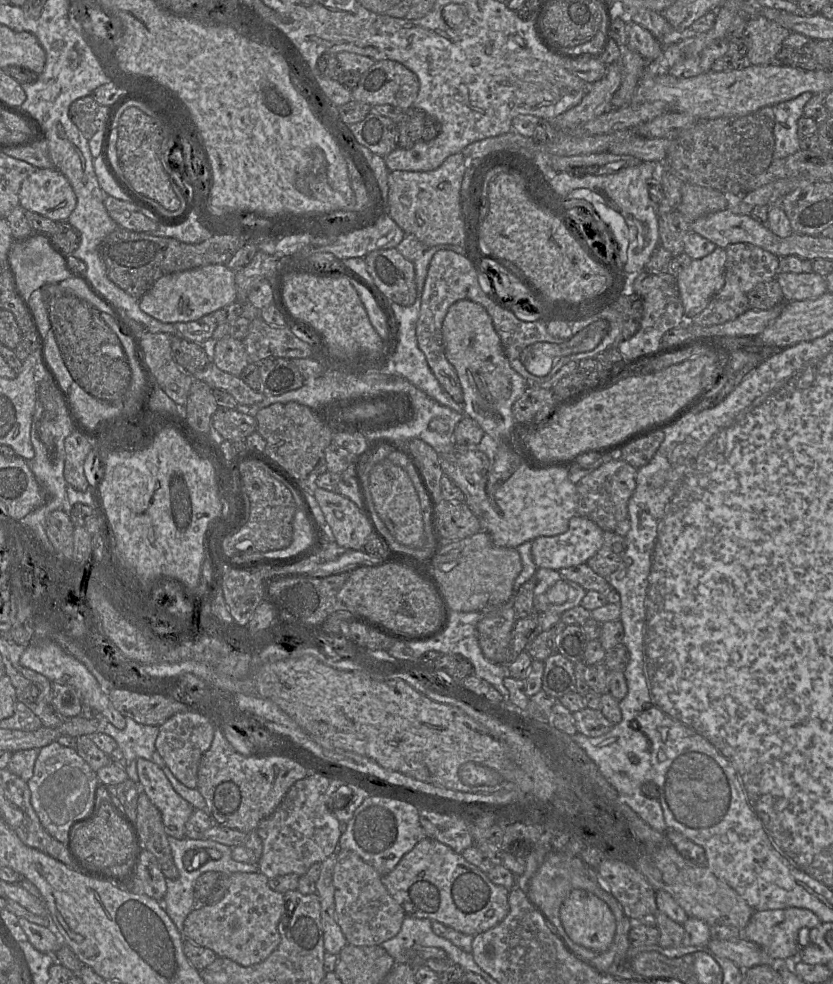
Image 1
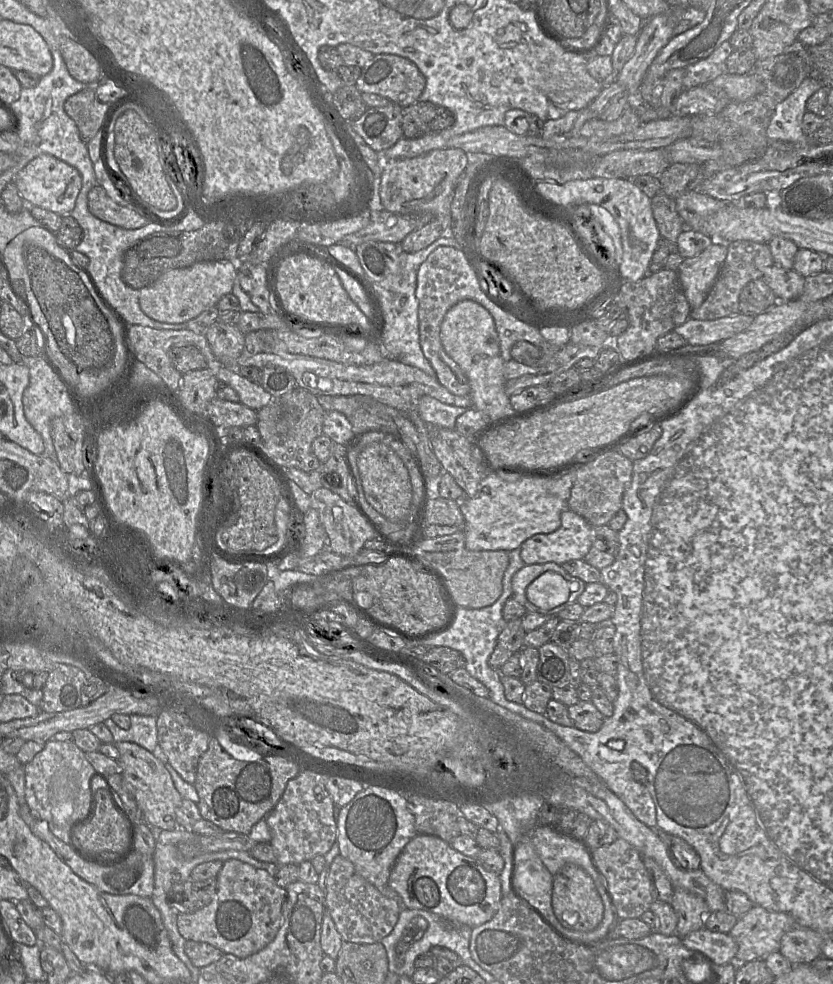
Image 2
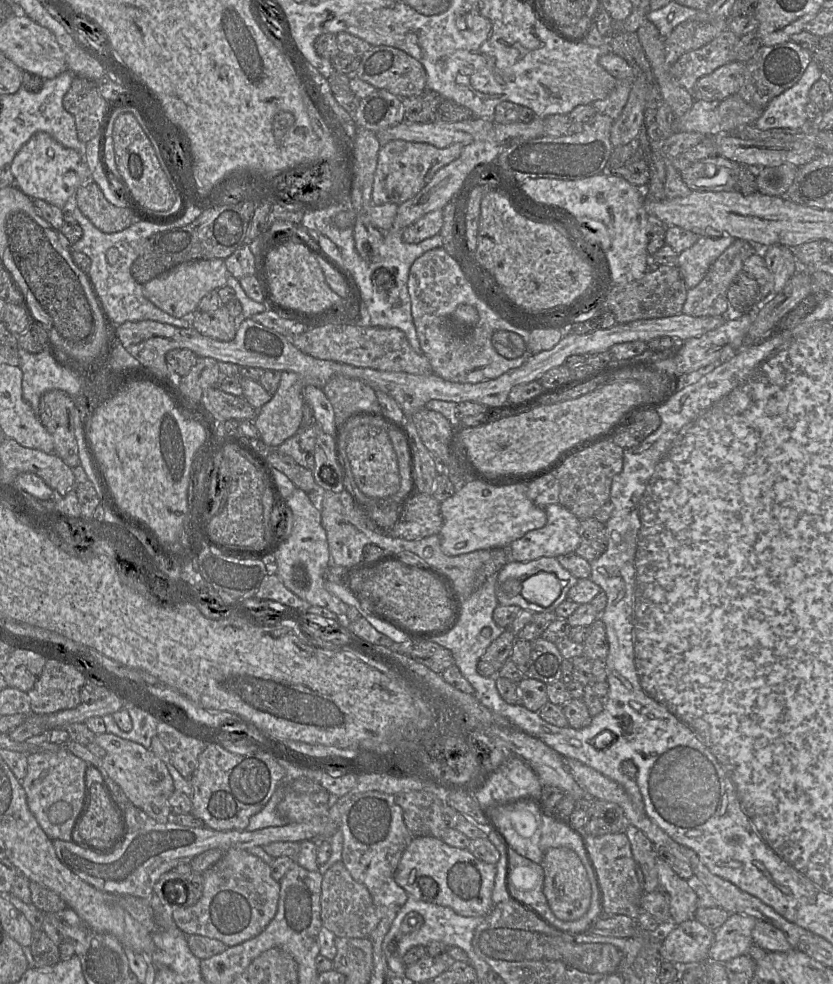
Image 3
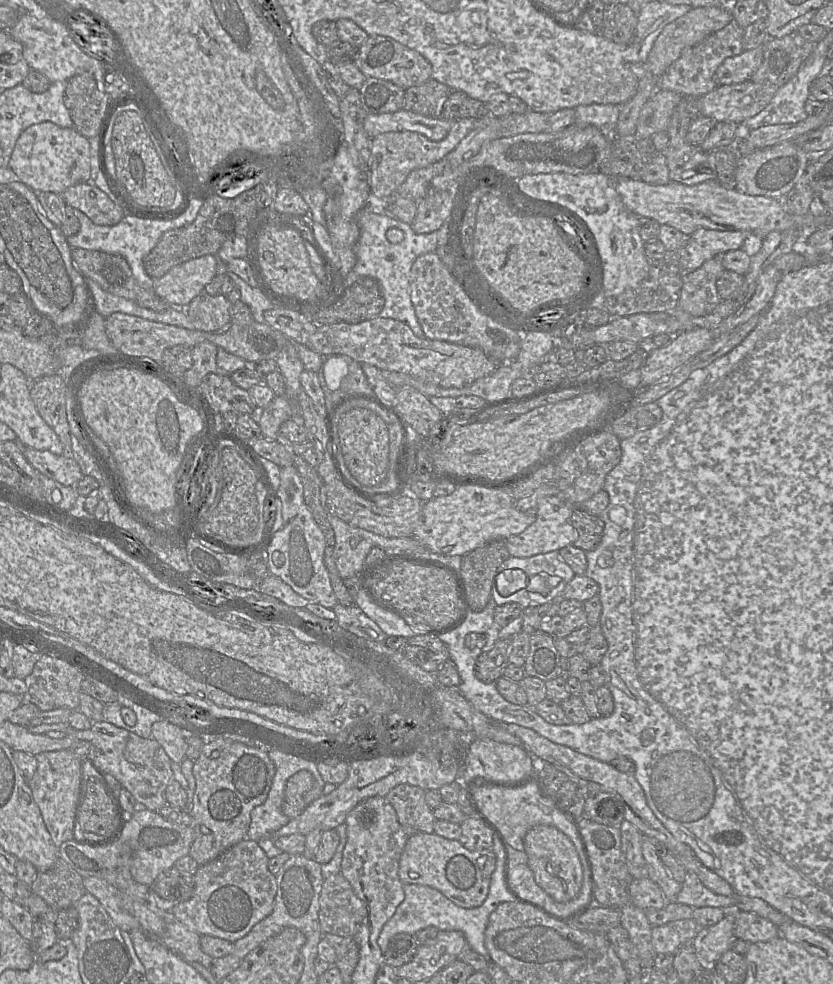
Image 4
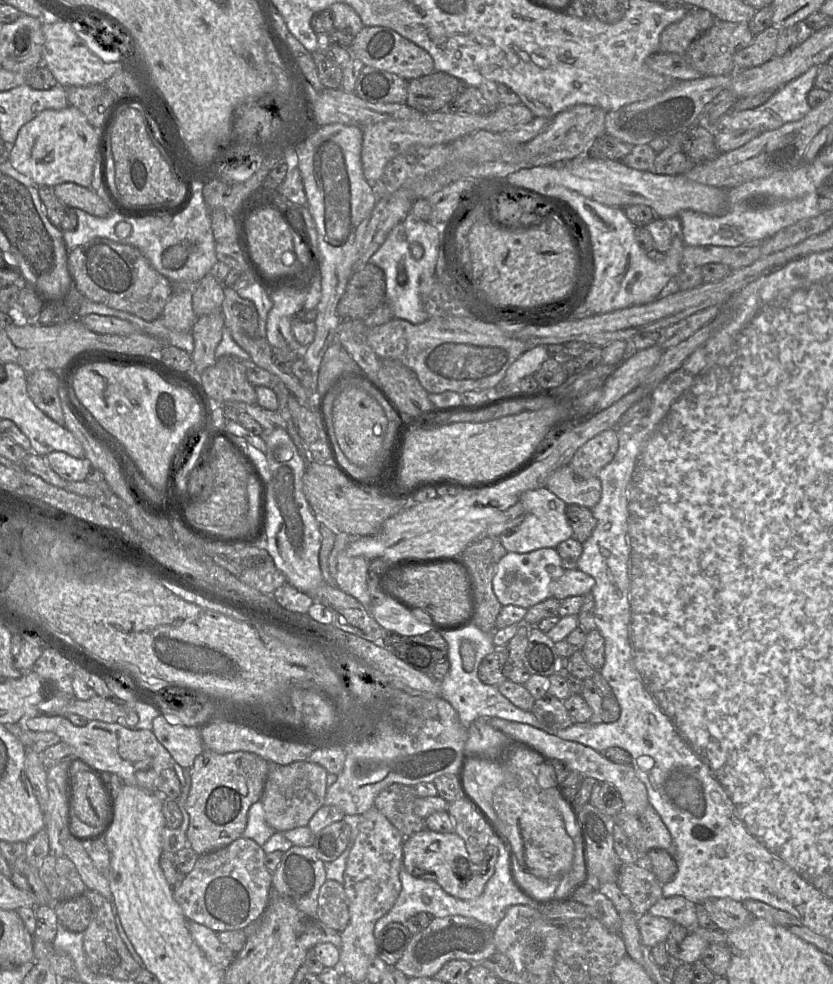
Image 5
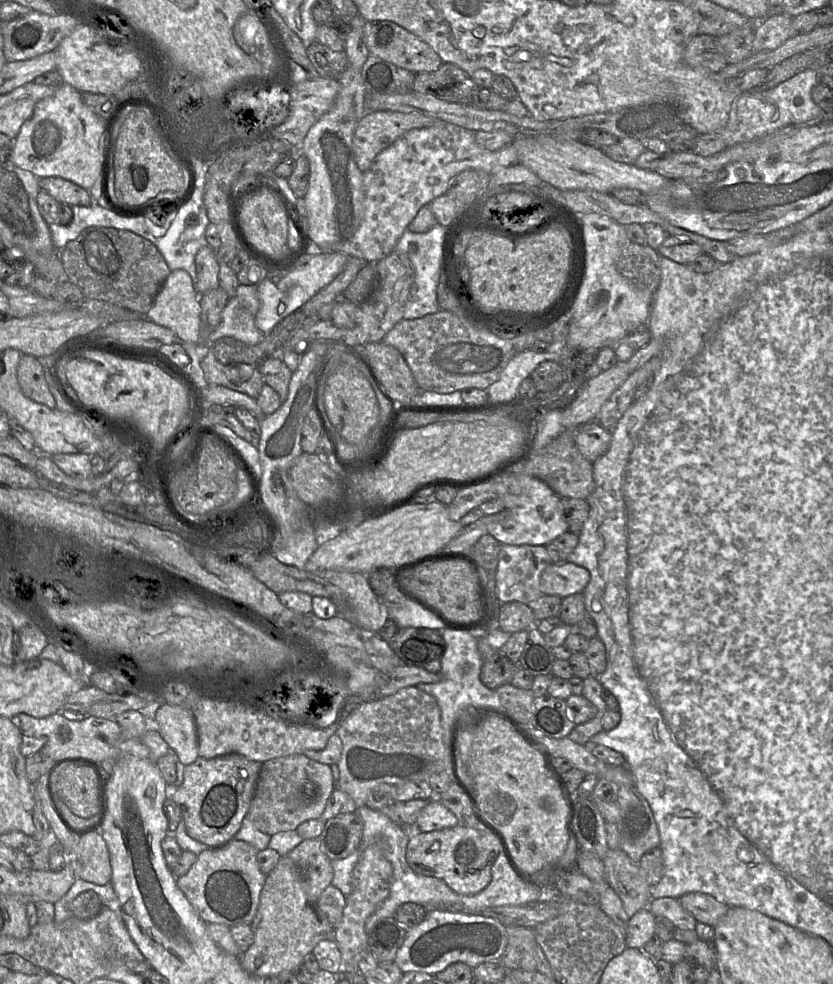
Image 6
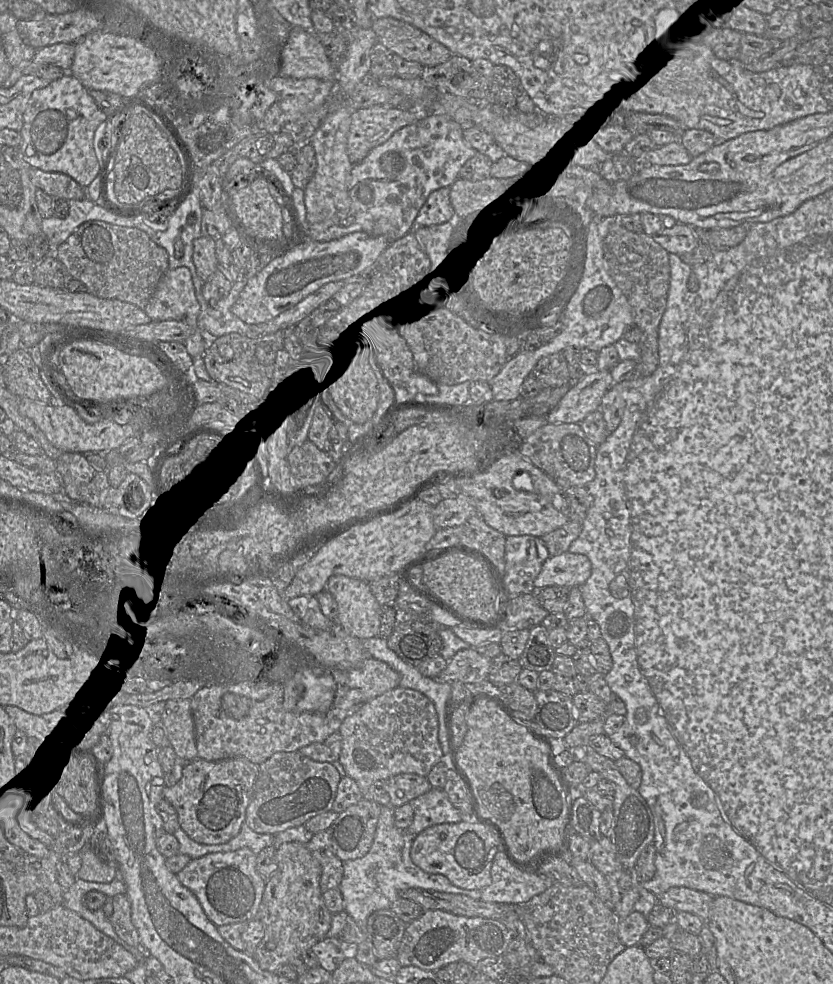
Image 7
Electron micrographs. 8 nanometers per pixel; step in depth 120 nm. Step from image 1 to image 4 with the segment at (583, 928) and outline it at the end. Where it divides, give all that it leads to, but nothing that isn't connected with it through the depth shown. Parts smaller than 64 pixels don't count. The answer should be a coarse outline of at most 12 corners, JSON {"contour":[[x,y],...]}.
{"contour":[[539,825],[524,837],[536,883],[556,902],[579,894],[571,839]]}

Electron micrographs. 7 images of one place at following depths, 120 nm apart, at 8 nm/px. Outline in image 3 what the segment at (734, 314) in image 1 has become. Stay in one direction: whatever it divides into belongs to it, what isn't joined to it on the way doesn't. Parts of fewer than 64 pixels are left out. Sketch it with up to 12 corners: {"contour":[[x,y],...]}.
{"contour":[[736,239],[687,290],[682,314],[729,317],[728,289],[756,250]]}

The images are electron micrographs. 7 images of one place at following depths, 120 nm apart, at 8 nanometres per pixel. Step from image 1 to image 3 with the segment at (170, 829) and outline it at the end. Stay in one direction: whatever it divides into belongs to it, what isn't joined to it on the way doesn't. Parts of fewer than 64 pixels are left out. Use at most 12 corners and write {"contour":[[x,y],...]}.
{"contour":[[108,732],[94,742],[103,769],[156,822],[172,814],[166,764]]}

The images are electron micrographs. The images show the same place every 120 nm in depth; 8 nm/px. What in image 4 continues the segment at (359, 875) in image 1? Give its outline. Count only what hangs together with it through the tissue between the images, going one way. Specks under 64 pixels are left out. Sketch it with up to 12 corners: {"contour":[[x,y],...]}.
{"contour":[[341,871],[324,879],[323,934],[354,937],[367,914]]}

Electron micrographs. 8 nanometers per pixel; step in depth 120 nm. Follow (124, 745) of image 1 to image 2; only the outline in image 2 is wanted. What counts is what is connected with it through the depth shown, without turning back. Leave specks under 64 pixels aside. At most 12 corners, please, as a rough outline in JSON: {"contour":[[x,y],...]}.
{"contour":[[130,715],[128,730],[104,724],[114,742],[132,742],[151,753],[158,745],[157,716]]}

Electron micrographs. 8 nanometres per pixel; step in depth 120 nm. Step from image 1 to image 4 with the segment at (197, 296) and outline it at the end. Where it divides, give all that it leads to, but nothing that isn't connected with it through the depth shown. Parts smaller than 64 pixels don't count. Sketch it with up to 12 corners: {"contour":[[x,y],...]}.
{"contour":[[217,253],[177,264],[153,291],[185,309],[217,274]]}

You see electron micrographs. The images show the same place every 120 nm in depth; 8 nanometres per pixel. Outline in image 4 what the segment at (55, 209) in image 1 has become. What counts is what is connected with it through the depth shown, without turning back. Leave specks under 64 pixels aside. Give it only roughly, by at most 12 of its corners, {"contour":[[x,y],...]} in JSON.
{"contour":[[34,124],[8,167],[36,193],[89,180],[90,140]]}

